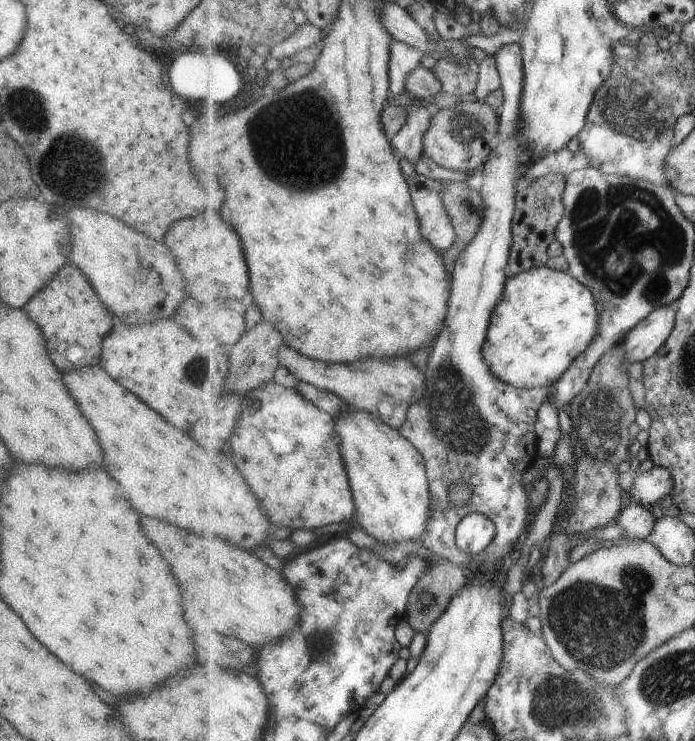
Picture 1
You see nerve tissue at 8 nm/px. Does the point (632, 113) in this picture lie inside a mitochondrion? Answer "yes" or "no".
yes

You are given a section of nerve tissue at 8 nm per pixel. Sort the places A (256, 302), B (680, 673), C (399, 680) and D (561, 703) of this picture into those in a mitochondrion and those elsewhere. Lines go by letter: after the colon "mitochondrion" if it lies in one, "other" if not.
A: other
B: mitochondrion
C: other
D: mitochondrion

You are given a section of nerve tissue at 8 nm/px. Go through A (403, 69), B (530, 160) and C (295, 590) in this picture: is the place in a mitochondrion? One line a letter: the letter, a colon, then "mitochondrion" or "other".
A: other
B: other
C: other

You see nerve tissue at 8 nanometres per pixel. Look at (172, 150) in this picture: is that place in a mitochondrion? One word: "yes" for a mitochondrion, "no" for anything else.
no

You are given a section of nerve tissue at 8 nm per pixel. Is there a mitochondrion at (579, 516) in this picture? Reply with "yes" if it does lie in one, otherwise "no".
no

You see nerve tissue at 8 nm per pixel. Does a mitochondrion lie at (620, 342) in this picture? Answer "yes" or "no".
no

